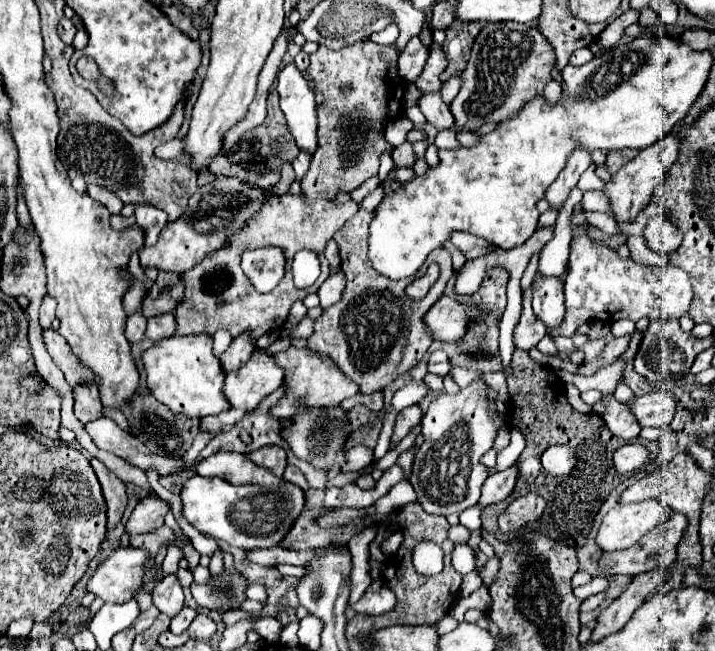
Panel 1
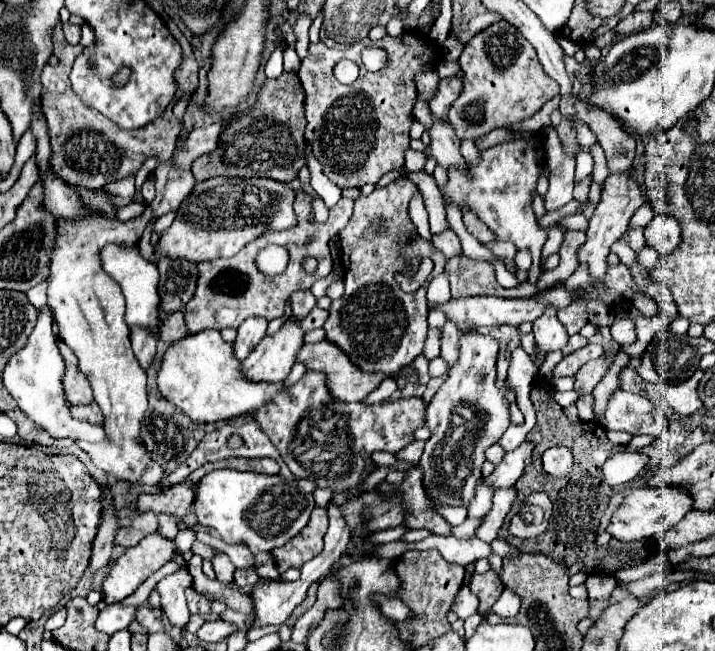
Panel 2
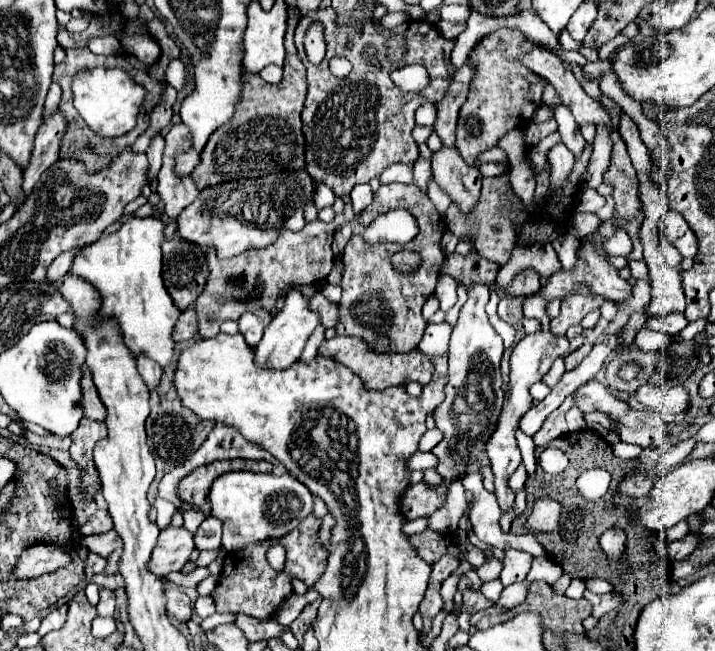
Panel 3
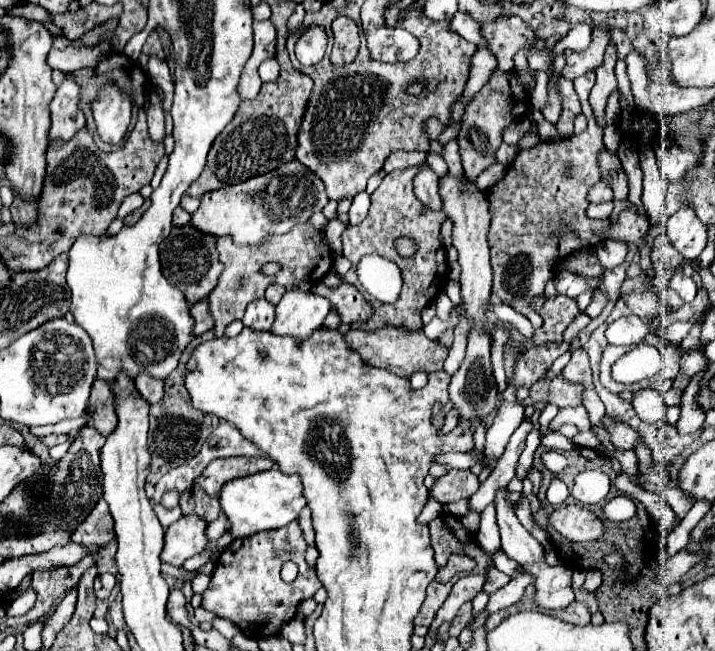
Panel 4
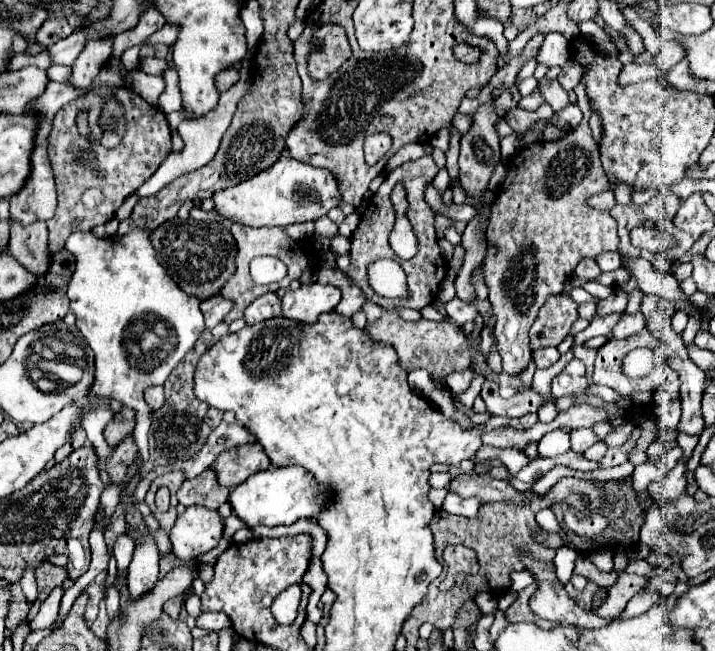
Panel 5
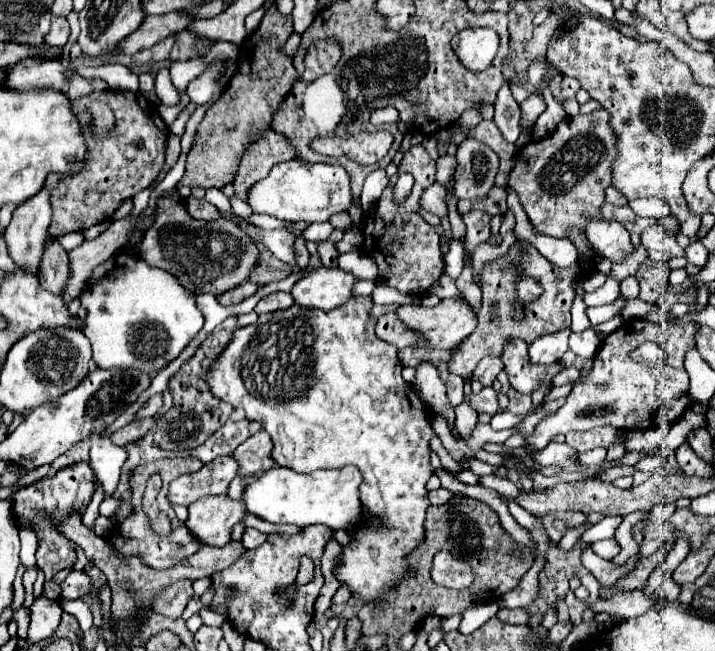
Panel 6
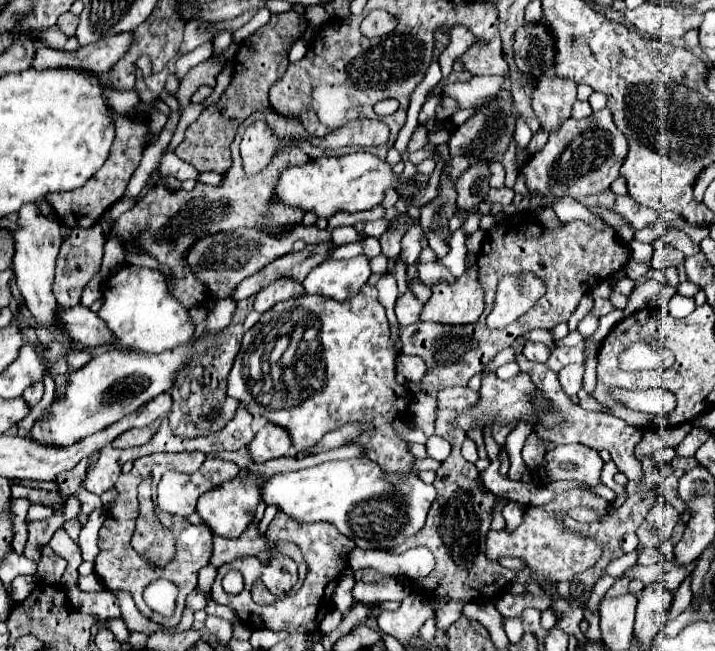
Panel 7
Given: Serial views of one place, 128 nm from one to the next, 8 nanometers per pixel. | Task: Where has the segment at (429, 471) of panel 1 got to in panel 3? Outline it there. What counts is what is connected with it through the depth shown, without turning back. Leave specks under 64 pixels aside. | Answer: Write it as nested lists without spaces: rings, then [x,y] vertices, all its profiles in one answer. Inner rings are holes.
[[[476,284],[476,288],[468,292],[468,300],[450,336],[448,384],[444,386],[446,398],[434,410],[436,428],[444,434],[444,438],[430,450],[438,458],[438,466],[434,470],[442,476],[444,484],[464,478],[480,460],[486,442],[498,426],[498,416],[504,404],[504,394],[500,390],[500,358],[504,352],[504,344],[500,334],[490,326],[484,312],[488,296],[490,288],[486,284]]]

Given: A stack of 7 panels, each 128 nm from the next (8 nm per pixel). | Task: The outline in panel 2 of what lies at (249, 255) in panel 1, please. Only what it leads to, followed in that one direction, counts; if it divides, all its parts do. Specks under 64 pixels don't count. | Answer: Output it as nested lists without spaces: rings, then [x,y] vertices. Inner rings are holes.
[[[266,246],[256,254],[256,268],[266,276],[274,278],[288,266],[288,250],[284,246]]]

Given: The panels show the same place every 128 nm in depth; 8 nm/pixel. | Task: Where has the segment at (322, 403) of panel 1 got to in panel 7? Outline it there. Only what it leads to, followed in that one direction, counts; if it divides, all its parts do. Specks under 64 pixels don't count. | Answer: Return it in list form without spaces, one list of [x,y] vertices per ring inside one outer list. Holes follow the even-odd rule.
[[[476,264],[470,266],[454,284],[438,284],[420,312],[420,322],[436,324],[474,324],[484,312],[484,290],[476,280]],[[442,408],[438,410],[436,434],[446,438],[452,444],[452,454],[442,462],[442,468],[436,472],[434,488],[438,496],[428,512],[426,524],[416,536],[408,538],[404,544],[392,548],[394,554],[402,554],[416,546],[426,546],[436,558],[436,568],[426,576],[416,580],[416,590],[430,600],[446,598],[448,602],[472,602],[476,598],[494,600],[500,596],[512,580],[518,578],[518,572],[500,566],[496,560],[486,558],[486,534],[492,522],[492,506],[496,496],[478,484],[478,470],[472,462],[464,460],[460,446],[464,442],[464,430],[454,426],[456,410]]]

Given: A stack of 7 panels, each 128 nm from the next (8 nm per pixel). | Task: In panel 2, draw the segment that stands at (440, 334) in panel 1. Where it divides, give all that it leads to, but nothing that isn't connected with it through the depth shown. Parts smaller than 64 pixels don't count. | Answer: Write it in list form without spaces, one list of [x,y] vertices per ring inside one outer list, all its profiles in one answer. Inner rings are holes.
[[[560,284],[556,288],[546,290],[544,294],[538,294],[534,298],[526,298],[526,300],[508,300],[508,298],[496,298],[496,296],[468,296],[468,298],[456,298],[456,300],[450,298],[448,302],[438,304],[436,310],[444,312],[446,320],[454,322],[460,332],[470,332],[470,330],[476,330],[482,326],[504,326],[504,324],[518,326],[522,322],[534,322],[544,312],[544,308],[548,308],[548,304],[562,310],[568,304],[572,304],[572,300],[576,300],[576,294],[568,292],[568,288],[564,288]]]

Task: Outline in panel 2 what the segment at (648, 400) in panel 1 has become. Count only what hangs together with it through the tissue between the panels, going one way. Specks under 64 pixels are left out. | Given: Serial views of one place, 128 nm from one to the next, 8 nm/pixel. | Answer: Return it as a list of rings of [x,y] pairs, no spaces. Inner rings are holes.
[[[618,390],[606,408],[606,416],[600,420],[608,430],[624,430],[630,432],[632,436],[638,434],[652,434],[652,436],[660,436],[666,428],[668,428],[668,416],[656,408],[654,402],[650,402],[648,398],[640,396],[640,394],[632,394],[632,392],[624,392]]]

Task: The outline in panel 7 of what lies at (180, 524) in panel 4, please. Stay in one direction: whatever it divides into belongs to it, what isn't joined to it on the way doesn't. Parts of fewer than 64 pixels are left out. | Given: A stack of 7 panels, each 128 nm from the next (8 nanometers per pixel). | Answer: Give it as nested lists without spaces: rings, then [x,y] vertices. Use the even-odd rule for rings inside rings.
[[[252,474],[246,476],[246,480],[236,478],[230,480],[228,484],[222,484],[220,488],[206,492],[204,496],[200,496],[198,504],[196,504],[196,514],[202,518],[202,522],[216,534],[222,538],[238,538],[250,524],[256,506],[260,504],[260,480]]]

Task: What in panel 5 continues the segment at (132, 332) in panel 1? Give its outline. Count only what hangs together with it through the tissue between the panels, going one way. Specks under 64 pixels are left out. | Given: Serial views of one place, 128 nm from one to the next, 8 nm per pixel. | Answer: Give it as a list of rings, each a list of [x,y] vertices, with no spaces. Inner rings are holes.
[[[162,386],[146,388],[146,390],[144,390],[144,400],[146,400],[154,410],[158,410],[158,408],[164,404],[164,388],[162,388]]]

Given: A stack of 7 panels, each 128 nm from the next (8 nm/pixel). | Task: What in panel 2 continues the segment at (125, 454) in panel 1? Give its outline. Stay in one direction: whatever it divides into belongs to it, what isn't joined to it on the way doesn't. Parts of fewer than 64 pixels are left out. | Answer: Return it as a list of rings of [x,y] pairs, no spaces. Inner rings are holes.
[[[42,308],[38,312],[38,322],[28,338],[28,344],[16,356],[12,356],[12,360],[4,368],[4,386],[18,402],[18,408],[26,416],[30,416],[36,424],[44,426],[52,436],[86,442],[104,442],[106,432],[102,424],[72,420],[70,406],[66,406],[62,376],[64,376],[64,362],[56,348],[56,334],[52,332],[52,312],[48,308]]]

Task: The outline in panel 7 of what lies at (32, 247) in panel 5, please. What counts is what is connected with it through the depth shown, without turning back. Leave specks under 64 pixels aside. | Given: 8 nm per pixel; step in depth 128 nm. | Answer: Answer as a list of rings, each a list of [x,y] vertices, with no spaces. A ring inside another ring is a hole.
[[[94,224],[92,228],[76,228],[72,230],[70,238],[62,242],[60,254],[56,258],[56,274],[54,274],[54,284],[52,284],[52,292],[56,296],[56,302],[64,308],[76,306],[80,304],[80,296],[82,296],[82,288],[86,286],[86,282],[98,272],[100,262],[102,262],[102,250],[104,250],[104,236],[102,236],[102,228],[100,224]]]

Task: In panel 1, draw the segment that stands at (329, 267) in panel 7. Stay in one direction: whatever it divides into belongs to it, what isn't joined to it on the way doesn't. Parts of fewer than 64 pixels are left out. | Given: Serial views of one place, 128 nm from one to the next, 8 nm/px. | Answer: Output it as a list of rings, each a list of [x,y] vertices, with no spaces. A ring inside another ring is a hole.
[[[254,352],[252,358],[236,372],[230,372],[224,380],[224,388],[222,388],[222,394],[224,398],[228,400],[230,408],[218,416],[208,416],[208,418],[202,418],[200,420],[200,430],[204,432],[210,432],[210,434],[220,434],[222,430],[226,428],[232,428],[236,426],[244,416],[246,412],[252,412],[254,408],[258,408],[258,404],[270,396],[274,390],[278,390],[282,386],[282,380],[284,380],[284,372],[280,372],[280,368],[276,368],[276,364],[272,364],[272,356],[264,354],[264,352]]]

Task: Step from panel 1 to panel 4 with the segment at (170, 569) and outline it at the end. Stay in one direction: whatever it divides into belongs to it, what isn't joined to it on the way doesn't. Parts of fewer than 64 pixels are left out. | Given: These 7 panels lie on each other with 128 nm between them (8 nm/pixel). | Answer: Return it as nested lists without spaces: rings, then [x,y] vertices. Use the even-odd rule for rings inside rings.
[[[190,488],[188,492],[184,492],[184,496],[180,496],[180,508],[184,516],[196,514],[206,522],[212,522],[220,516],[218,500],[212,496],[204,496],[204,492],[200,492],[198,488]]]

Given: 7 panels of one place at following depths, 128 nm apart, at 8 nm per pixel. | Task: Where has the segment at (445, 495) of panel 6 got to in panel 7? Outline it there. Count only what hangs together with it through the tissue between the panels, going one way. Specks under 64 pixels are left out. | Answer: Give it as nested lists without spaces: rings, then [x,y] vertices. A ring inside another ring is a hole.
[[[362,458],[334,460],[314,468],[274,474],[264,482],[260,494],[266,506],[276,506],[296,522],[334,524],[356,546],[376,550],[390,550],[414,536],[424,526],[426,514],[436,500],[436,488],[424,484],[418,476],[388,480],[372,460]]]

